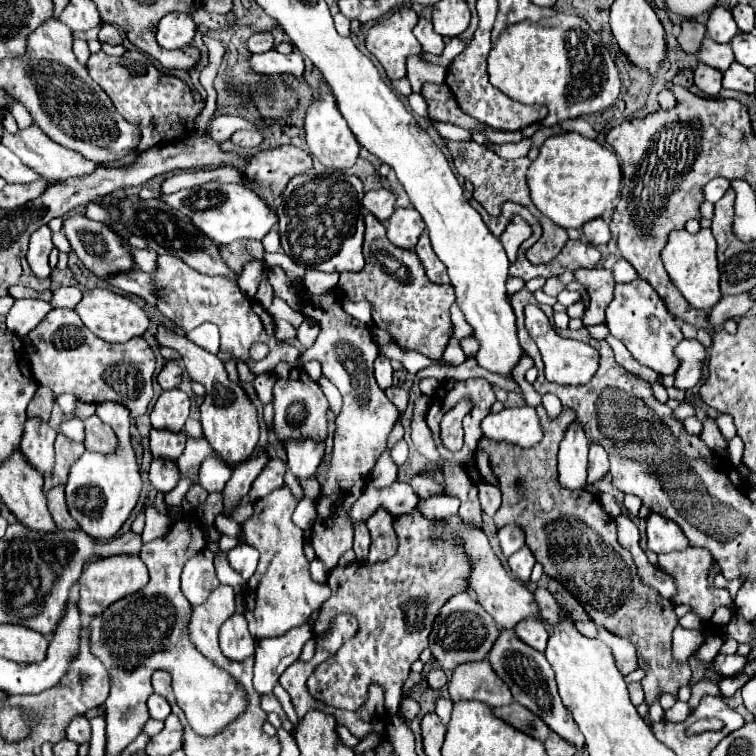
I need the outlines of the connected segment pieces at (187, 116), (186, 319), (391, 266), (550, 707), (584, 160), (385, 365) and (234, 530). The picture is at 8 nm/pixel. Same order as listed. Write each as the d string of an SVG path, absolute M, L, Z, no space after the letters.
M127 50L123 56L109 56L105 52L91 54L87 62L89 76L107 92L117 112L141 130L137 152L157 144L181 142L195 134L195 118L203 110L203 102L195 102L189 86L169 74L159 72L153 62L139 50Z
M169 254L159 256L157 264L159 264L159 268L155 272L155 280L161 288L161 298L157 302L157 308L183 334L191 332L193 328L197 328L203 322L213 322L213 324L217 324L217 328L221 332L221 352L229 352L229 354L249 352L249 348L255 342L267 344L269 346L269 356L249 364L249 368L255 376L259 376L263 372L273 372L275 366L283 360L287 360L291 367L299 365L301 352L293 344L279 342L275 338L273 318L261 308L261 304L257 304L255 298L249 298L249 296L241 294L239 286L233 280L229 280L227 276L201 274L201 272L189 268L183 260L177 260L175 256L169 256Z
M365 214L363 256L365 268L361 272L341 274L339 286L345 292L345 298L373 302L373 322L391 332L393 340L403 350L415 350L427 358L439 360L453 336L453 324L449 320L453 288L429 284L417 254L391 244L385 236L385 226L373 214Z
M501 630L501 634L497 636L497 640L493 642L487 654L487 662L491 664L495 674L509 686L513 698L519 704L535 712L549 728L553 728L553 732L557 732L561 738L565 738L567 742L575 744L577 750L581 750L581 746L585 744L583 734L577 730L577 724L573 724L573 718L569 716L569 712L565 712L565 706L561 704L561 698L557 694L557 684L553 680L553 668L549 668L549 662L543 652L537 652L529 648L523 640L517 640L515 632Z
M577 132L551 136L541 144L539 156L527 170L527 186L537 210L557 226L577 230L585 224L583 238L589 244L605 246L609 242L609 224L599 216L615 210L613 202L621 192L621 166L613 150Z
M379 354L377 360L375 360L375 378L377 378L377 384L385 390L391 386L391 378L393 378L393 368L391 368L391 362Z
M217 514L217 516L215 516L215 528L217 528L221 534L241 538L241 528L239 528L239 524L237 524L235 520L223 516L223 514Z

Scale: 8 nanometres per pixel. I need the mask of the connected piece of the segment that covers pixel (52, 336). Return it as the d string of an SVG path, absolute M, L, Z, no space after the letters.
M53 308L45 320L29 332L29 338L37 348L37 356L31 356L31 372L37 382L51 388L55 396L69 392L89 404L113 400L129 408L133 418L145 414L153 398L151 378L155 372L155 354L143 336L131 338L125 344L109 344L97 338L75 310Z

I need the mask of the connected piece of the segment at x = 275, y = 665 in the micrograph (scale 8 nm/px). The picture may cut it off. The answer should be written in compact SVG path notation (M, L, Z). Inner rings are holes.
M305 622L301 628L293 628L293 632L287 632L285 636L259 640L255 648L253 688L259 694L271 694L279 676L297 660L309 638L313 638L313 622Z

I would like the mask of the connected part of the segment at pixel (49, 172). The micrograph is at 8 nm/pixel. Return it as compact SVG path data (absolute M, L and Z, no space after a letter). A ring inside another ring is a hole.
M29 126L25 130L19 130L17 136L15 134L9 134L7 130L3 132L3 140L1 140L3 146L7 146L13 154L17 154L23 164L27 164L29 168L33 168L35 172L39 172L45 180L65 180L65 178L71 178L71 176L83 176L83 174L89 174L97 168L95 162L89 162L85 160L79 152L73 152L73 150L67 150L63 146L59 146L57 142L49 140L37 126Z

